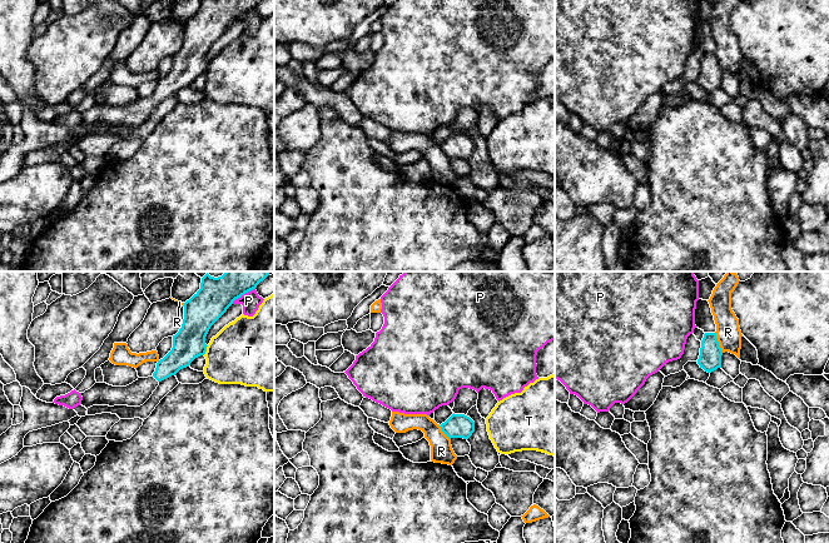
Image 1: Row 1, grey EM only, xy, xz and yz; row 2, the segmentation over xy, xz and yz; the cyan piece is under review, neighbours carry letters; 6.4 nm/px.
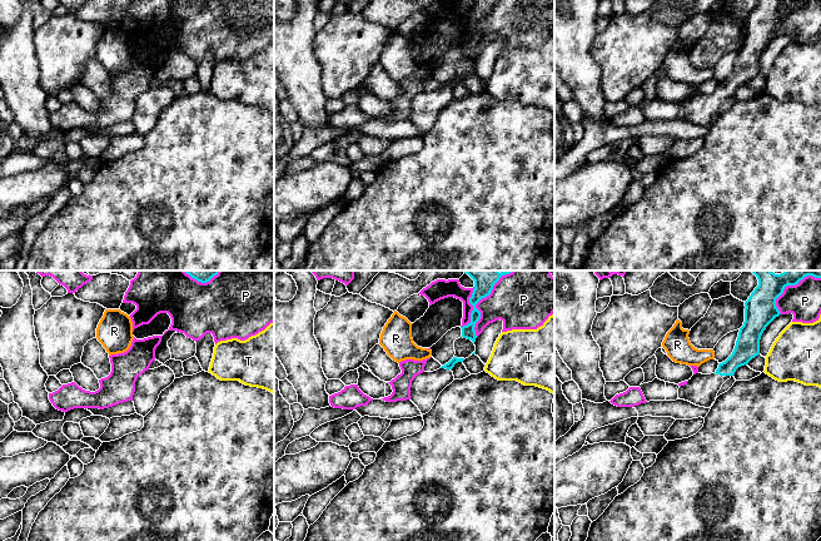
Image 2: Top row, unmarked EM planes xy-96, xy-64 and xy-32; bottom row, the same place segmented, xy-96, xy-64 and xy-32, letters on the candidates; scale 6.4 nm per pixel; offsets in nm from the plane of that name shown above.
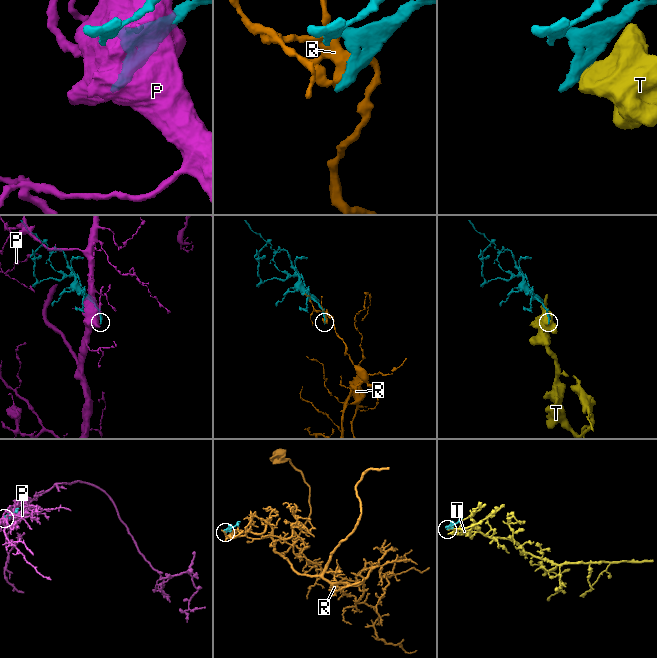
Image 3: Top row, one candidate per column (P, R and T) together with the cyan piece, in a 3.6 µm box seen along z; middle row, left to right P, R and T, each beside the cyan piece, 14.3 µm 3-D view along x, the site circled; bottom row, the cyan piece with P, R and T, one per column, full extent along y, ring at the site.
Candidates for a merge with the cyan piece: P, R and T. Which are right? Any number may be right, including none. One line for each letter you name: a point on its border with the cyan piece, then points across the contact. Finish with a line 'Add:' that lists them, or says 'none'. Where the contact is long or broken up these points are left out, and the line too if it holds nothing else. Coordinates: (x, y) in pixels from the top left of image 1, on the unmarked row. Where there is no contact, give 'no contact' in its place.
Add: none

